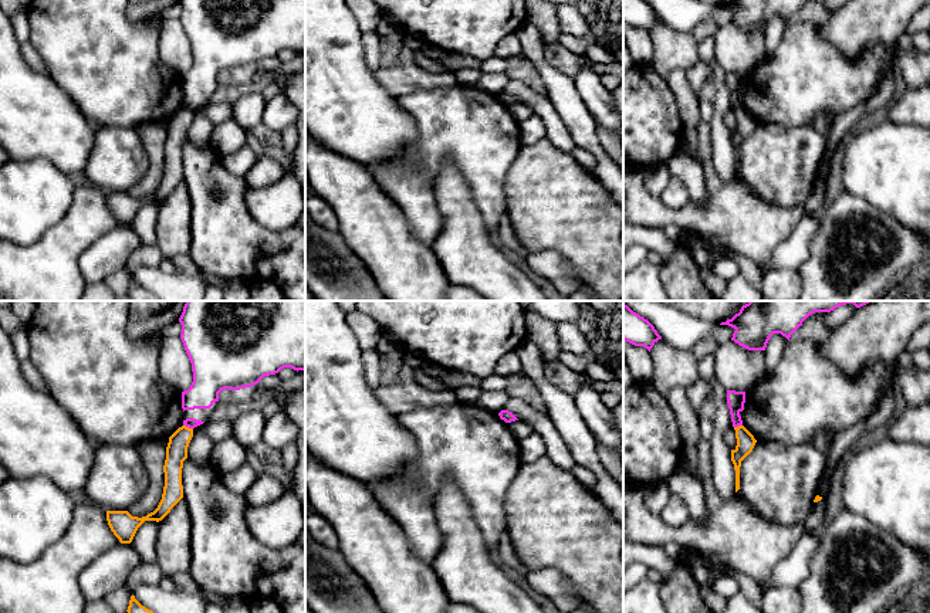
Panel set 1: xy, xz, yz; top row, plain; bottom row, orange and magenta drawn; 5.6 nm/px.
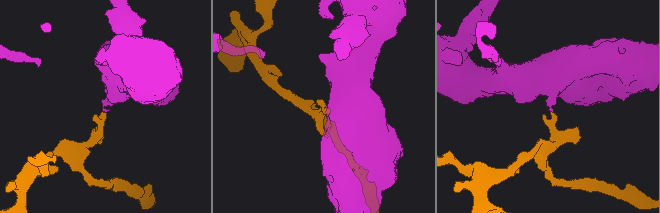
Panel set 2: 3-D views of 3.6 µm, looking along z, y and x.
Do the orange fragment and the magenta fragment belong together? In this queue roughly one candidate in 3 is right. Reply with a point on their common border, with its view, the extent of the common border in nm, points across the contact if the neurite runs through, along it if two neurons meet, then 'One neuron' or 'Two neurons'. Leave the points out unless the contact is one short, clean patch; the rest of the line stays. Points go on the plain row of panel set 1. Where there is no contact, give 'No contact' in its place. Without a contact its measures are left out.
Touches orange at xy (188, 109). Shared border 60 nm. Boundary: xy (183, 107), (192, 111). Two neurons

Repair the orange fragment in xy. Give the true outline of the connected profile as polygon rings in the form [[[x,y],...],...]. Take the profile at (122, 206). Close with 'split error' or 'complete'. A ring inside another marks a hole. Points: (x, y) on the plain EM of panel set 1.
[[[179,109],[170,119],[166,129],[163,148],[165,169],[158,190],[146,199],[132,199],[128,193],[106,193],[106,203],[121,226],[131,226],[138,210],[145,203],[162,203],[170,192],[183,180],[182,150],[187,140],[187,129],[193,119],[193,111]]]; complete

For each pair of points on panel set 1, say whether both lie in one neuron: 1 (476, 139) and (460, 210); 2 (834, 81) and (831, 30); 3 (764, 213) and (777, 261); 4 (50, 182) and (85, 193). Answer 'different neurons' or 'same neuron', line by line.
1: different neurons
2: different neurons
3: different neurons
4: different neurons

